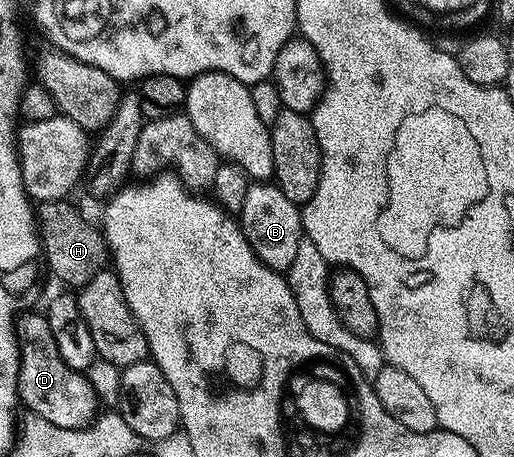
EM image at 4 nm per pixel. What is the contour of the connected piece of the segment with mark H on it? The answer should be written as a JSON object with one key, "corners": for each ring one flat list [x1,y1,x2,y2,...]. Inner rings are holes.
{"corners":[[42,202,36,208,36,225,40,241,40,252,44,264,54,271,58,280,71,284,71,289,81,289,97,272,103,271,108,264,108,249,106,237,102,235,101,227,89,224,82,216,66,209,62,202]]}

